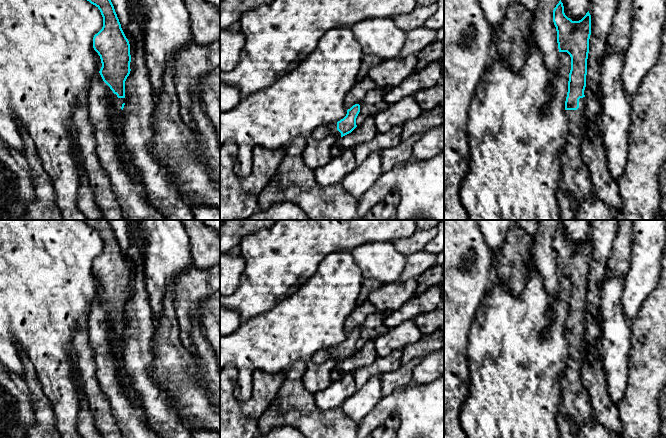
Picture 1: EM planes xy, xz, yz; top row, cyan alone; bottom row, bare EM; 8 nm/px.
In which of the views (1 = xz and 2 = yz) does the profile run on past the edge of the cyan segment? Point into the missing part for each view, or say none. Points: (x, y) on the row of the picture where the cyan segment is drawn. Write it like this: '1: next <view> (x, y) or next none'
1: next xz (322, 132)
2: next yz (575, 187)

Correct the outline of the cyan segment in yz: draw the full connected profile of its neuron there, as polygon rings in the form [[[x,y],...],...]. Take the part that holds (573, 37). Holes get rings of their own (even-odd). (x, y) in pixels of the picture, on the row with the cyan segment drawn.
[[[561,0],[553,10],[553,22],[557,31],[559,52],[567,52],[571,57],[571,70],[569,73],[568,92],[565,101],[565,114],[567,116],[569,133],[564,149],[560,152],[563,166],[559,181],[558,202],[562,220],[574,220],[580,205],[595,194],[593,184],[589,178],[589,167],[582,152],[582,123],[583,111],[586,105],[584,90],[586,87],[587,59],[589,53],[589,39],[591,35],[591,15],[589,11],[579,21],[572,21],[564,13]]]

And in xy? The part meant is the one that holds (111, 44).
[[[111,0],[87,1],[95,5],[103,17],[103,27],[93,37],[93,48],[100,56],[102,67],[93,77],[87,96],[98,158],[110,179],[124,220],[165,220],[150,205],[143,182],[117,137],[123,121],[125,81],[131,71],[129,41]],[[110,110],[113,111],[113,121],[118,124],[115,131],[110,122]]]

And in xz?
[[[355,104],[347,110],[346,116],[338,121],[329,125],[323,125],[316,128],[311,136],[314,139],[321,140],[329,136],[343,137],[351,133],[356,127],[356,118],[360,112],[360,105]]]

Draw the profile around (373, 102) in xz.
[[[377,87],[369,91],[360,102],[360,112],[356,118],[356,125],[360,126],[367,117],[375,116],[377,113],[387,109],[390,105],[385,102],[384,95],[389,87]]]

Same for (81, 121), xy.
[[[81,101],[73,109],[73,126],[77,134],[84,173],[93,190],[95,203],[102,212],[103,220],[124,220],[110,179],[97,155],[97,144],[87,101]]]

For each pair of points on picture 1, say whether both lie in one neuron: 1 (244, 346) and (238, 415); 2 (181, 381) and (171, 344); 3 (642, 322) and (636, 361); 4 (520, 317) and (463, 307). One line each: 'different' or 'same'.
1: different
2: same
3: same
4: different

